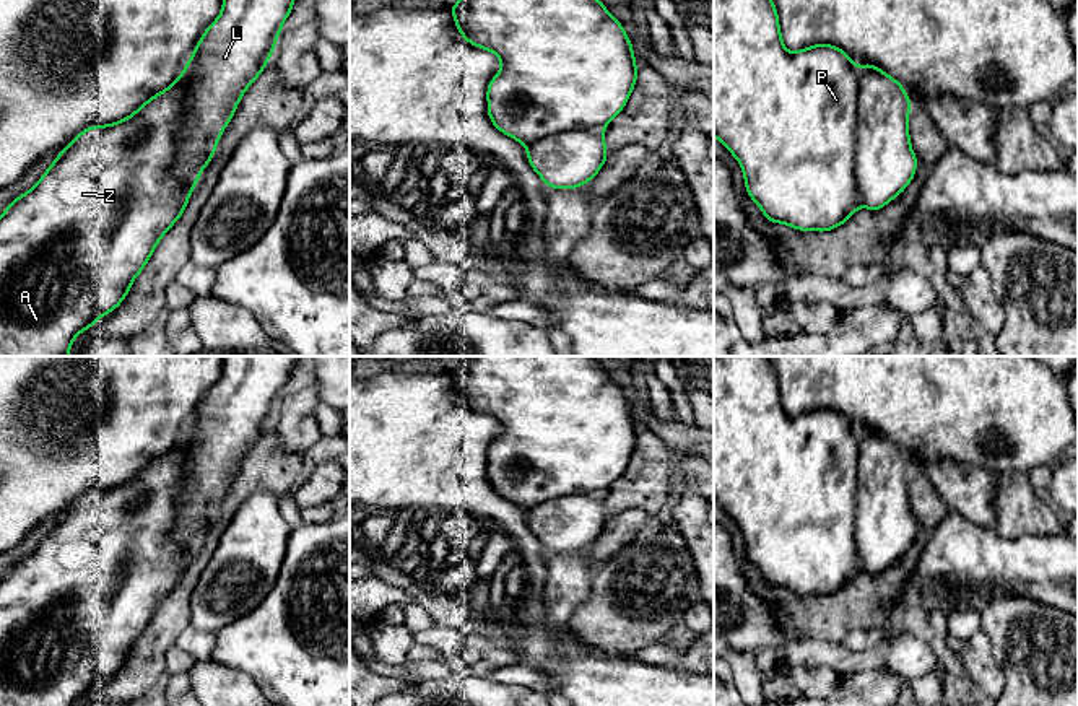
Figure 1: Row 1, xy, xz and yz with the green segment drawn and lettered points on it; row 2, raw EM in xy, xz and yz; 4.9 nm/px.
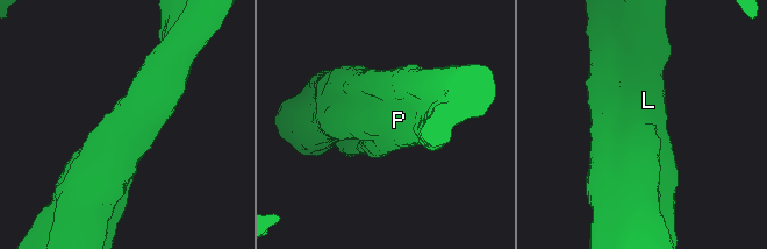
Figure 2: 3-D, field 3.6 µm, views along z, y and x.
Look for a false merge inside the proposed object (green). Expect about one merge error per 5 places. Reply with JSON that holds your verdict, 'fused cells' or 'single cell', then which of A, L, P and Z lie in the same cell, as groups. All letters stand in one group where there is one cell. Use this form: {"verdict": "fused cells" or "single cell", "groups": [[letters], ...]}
{"verdict": "single cell", "groups": [["A", "L", "P", "Z"]]}

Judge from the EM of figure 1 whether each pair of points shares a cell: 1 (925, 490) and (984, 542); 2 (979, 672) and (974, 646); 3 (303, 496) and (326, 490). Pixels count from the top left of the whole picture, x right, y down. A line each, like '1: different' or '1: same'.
1: different
2: same
3: same

